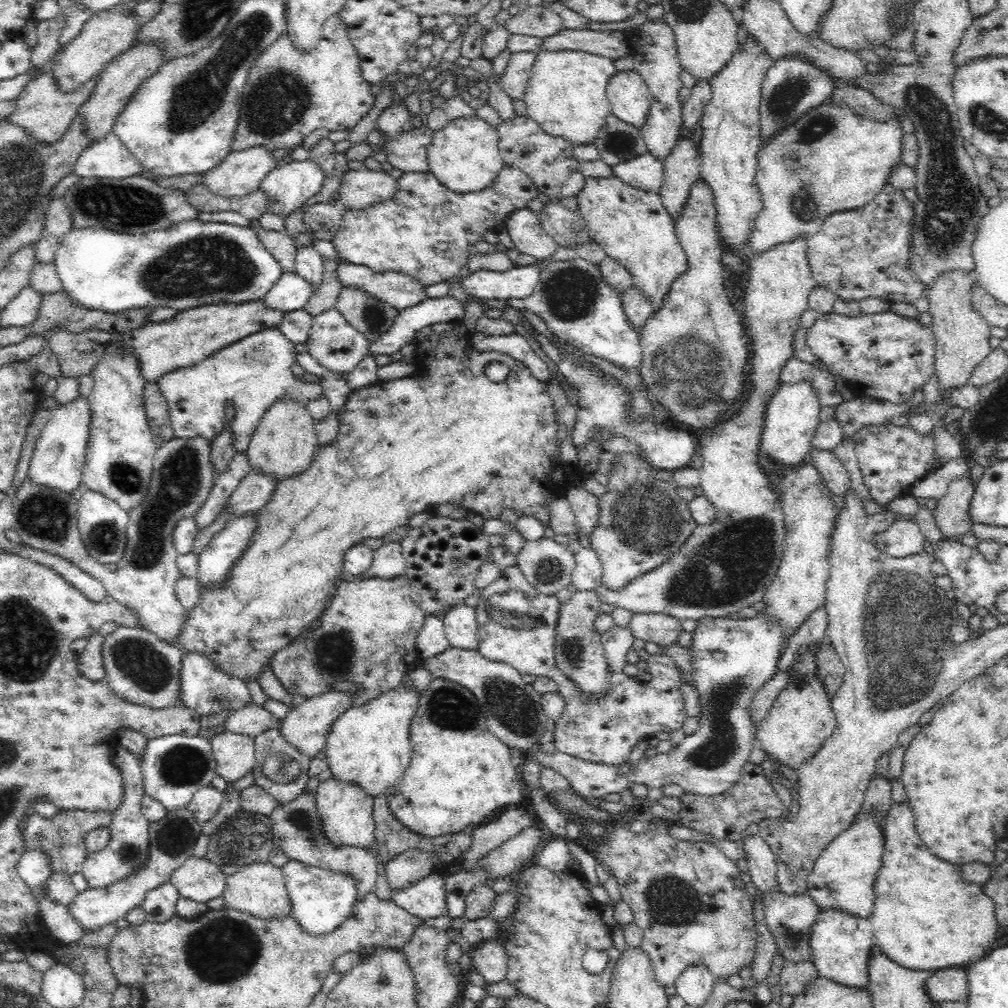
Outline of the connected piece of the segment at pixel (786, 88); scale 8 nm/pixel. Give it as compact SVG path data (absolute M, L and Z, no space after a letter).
M798 57L779 59L766 72L762 82L761 101L759 106L759 133L762 140L776 136L782 128L794 124L808 110L816 108L828 100L834 88L832 78L826 71L812 67L812 63Z

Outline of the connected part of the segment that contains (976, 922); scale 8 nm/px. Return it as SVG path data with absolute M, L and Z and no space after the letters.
M908 802L891 803L882 824L884 848L878 876L874 881L874 910L869 917L873 928L873 944L888 959L908 970L936 971L961 968L965 963L978 960L992 948L998 936L998 921L994 903L984 895L983 886L968 884L962 879L959 866L934 856L915 829L915 816Z

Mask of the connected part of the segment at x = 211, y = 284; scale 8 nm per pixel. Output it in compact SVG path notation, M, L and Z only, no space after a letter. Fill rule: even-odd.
M185 220L170 228L148 233L126 234L105 228L73 228L62 236L53 263L61 282L61 292L88 310L110 314L138 308L169 306L184 311L210 304L242 304L261 300L282 274L280 265L258 239L251 226Z

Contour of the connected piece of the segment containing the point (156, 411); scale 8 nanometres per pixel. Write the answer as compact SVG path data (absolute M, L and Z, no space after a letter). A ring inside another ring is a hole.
M148 382L144 385L143 396L144 409L153 441L155 446L160 448L162 444L166 444L166 442L175 438L169 418L169 407L156 382Z

